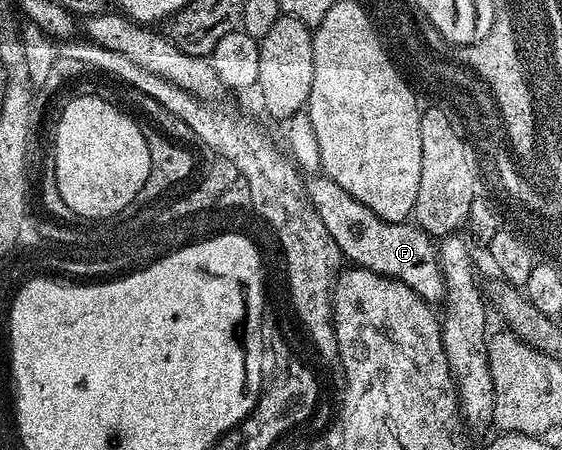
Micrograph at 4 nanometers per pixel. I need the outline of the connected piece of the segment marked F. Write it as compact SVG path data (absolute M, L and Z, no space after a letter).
M324 174L306 175L303 181L307 198L317 207L323 226L327 226L327 234L339 246L342 257L350 265L403 282L424 300L444 301L445 278L441 273L441 263L437 260L437 248L416 223L388 224Z

